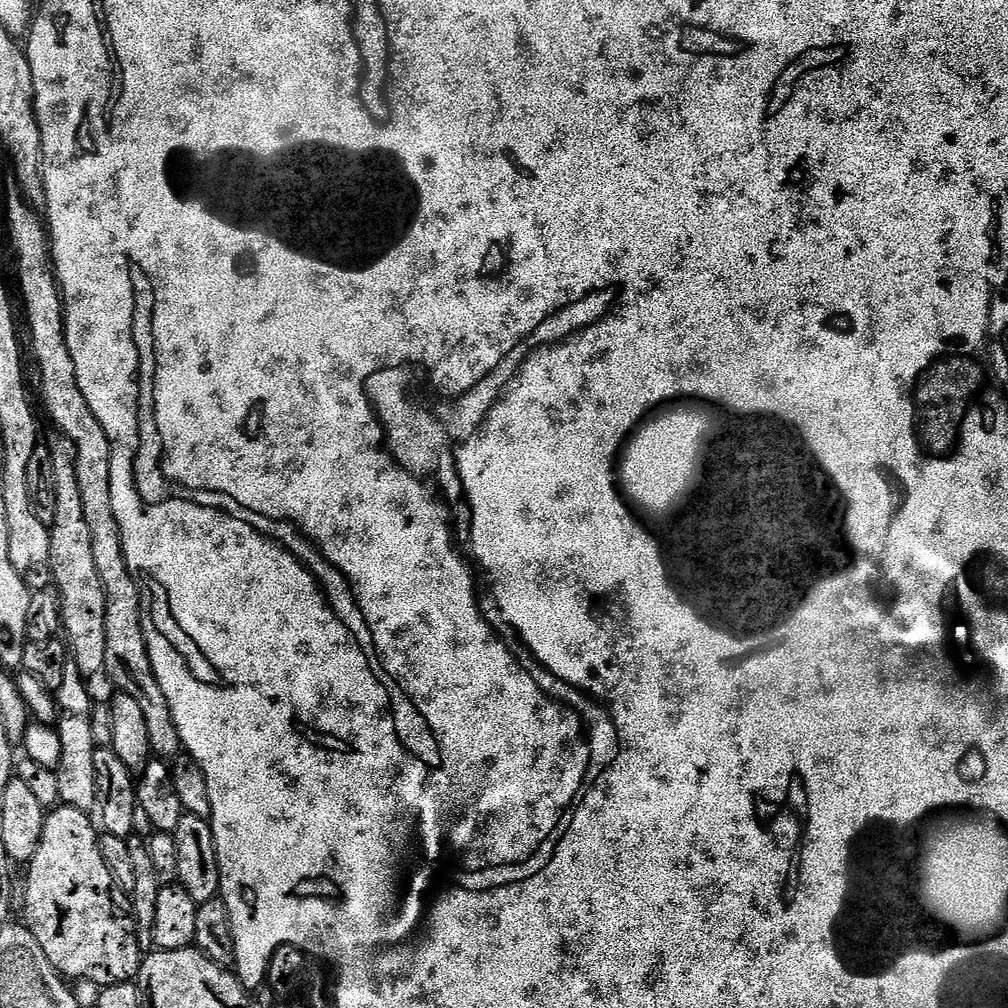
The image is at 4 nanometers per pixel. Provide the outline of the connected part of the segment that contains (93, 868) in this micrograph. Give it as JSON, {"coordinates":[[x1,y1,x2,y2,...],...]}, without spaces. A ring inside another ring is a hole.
{"coordinates":[[67,806,53,807,45,815,42,842,38,842,38,850,31,864,27,865,26,872,28,881,24,884,22,923,30,930,30,934,34,934,38,946,42,946,42,954,50,958,61,976,69,981,89,980,95,986,127,984,139,977,142,953,136,937,132,902,112,879,100,853,97,825,89,813]]}

